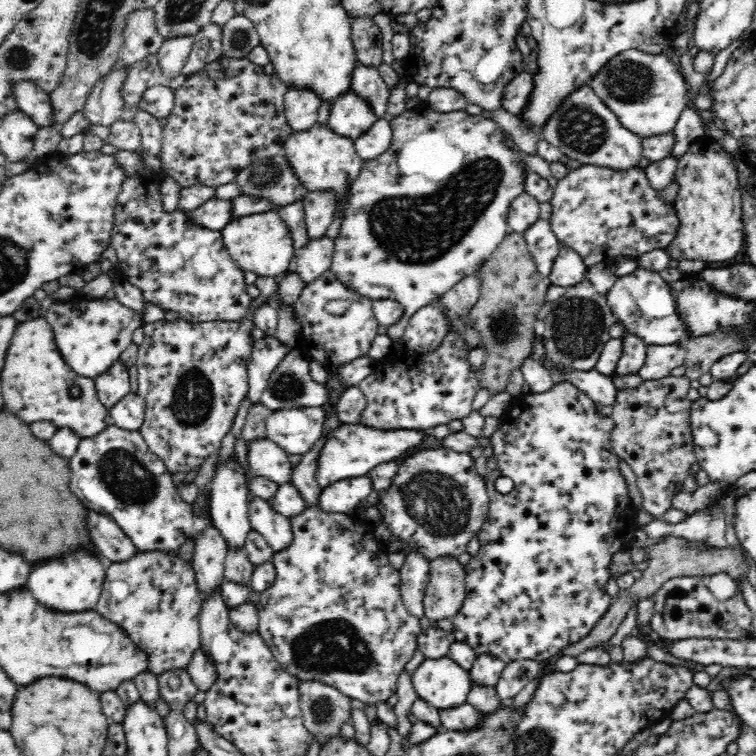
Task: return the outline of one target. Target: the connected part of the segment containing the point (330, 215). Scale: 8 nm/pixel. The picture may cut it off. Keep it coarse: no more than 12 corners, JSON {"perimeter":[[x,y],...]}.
{"perimeter":[[334,193],[303,199],[308,242],[325,236],[334,220]]}

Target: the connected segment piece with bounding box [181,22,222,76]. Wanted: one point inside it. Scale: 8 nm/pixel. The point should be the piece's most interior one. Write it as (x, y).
(206, 47)

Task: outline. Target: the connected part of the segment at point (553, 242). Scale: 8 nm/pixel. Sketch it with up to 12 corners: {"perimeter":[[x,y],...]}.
{"perimeter":[[550,221],[523,232],[537,270],[547,278],[561,248]]}

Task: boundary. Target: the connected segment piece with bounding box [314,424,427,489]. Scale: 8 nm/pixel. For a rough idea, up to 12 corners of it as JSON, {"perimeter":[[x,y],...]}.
{"perimeter":[[340,424],[315,458],[323,489],[420,444],[425,430]]}

